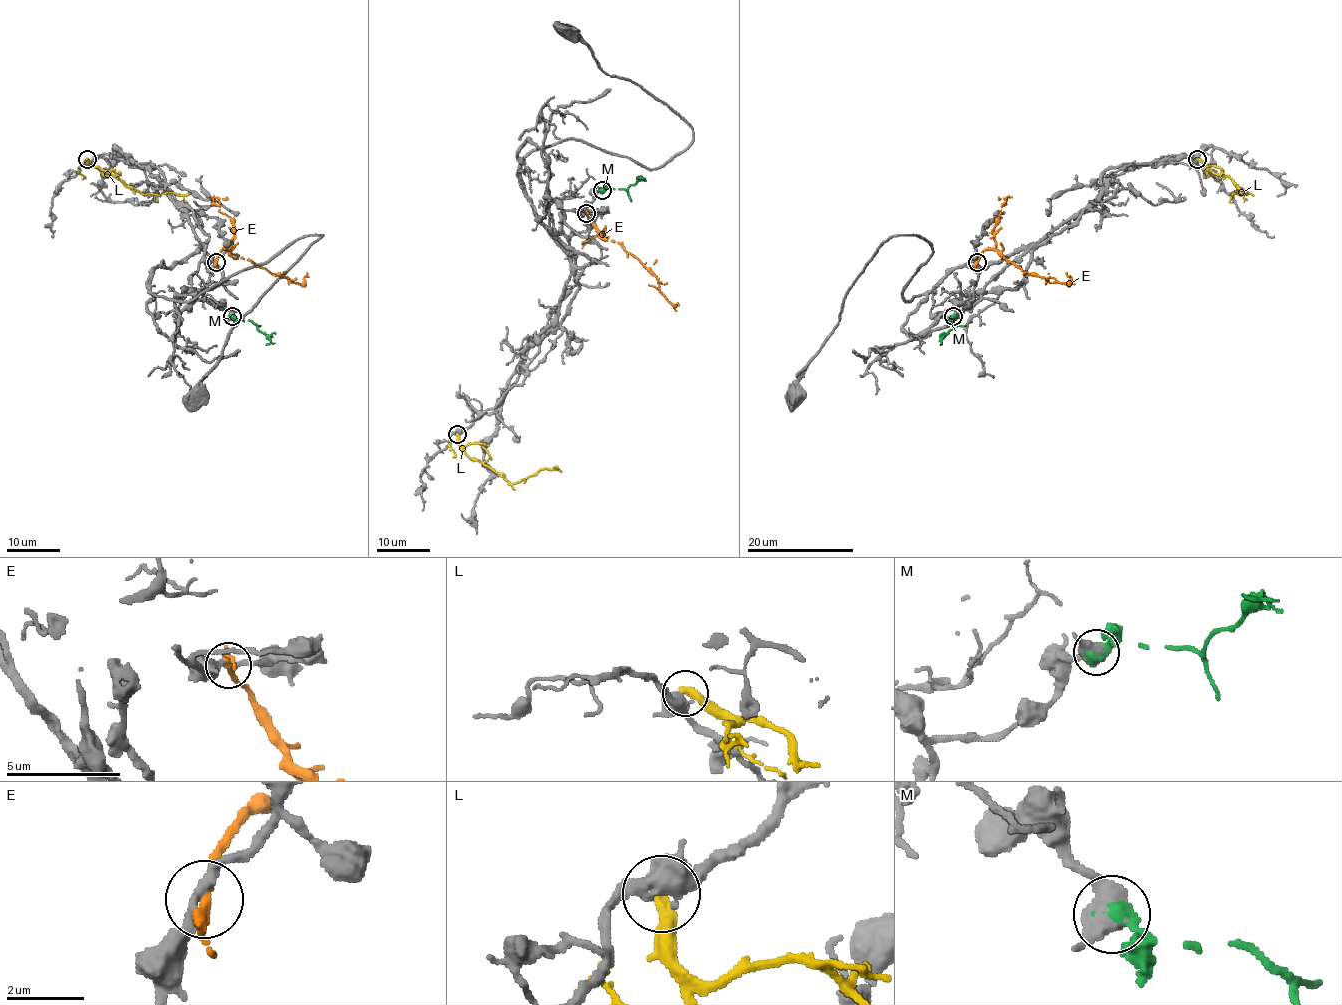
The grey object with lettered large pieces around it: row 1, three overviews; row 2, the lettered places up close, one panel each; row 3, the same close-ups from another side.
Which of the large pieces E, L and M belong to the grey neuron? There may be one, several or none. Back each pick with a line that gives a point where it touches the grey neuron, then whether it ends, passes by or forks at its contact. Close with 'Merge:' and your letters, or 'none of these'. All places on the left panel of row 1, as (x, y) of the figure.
M: contact (232, 316); it ends
Merge: M

